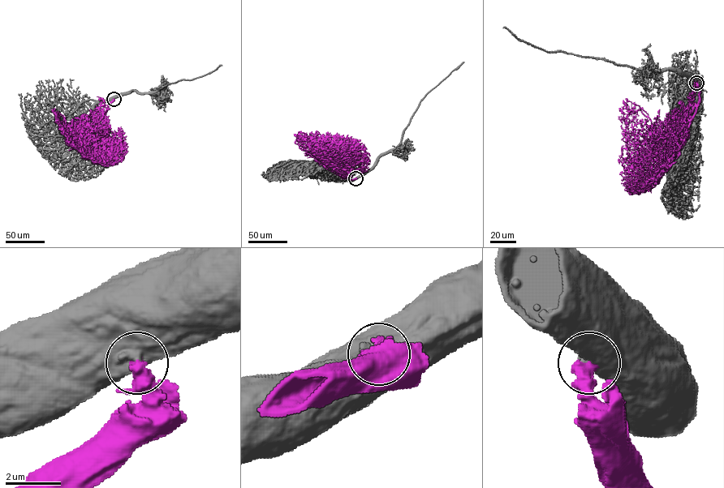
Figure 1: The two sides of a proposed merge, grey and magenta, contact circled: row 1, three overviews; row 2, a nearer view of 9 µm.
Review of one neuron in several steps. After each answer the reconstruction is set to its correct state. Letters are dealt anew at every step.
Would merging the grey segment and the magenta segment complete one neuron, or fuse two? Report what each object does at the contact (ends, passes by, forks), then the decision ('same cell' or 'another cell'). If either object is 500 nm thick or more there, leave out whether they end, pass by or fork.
another cell

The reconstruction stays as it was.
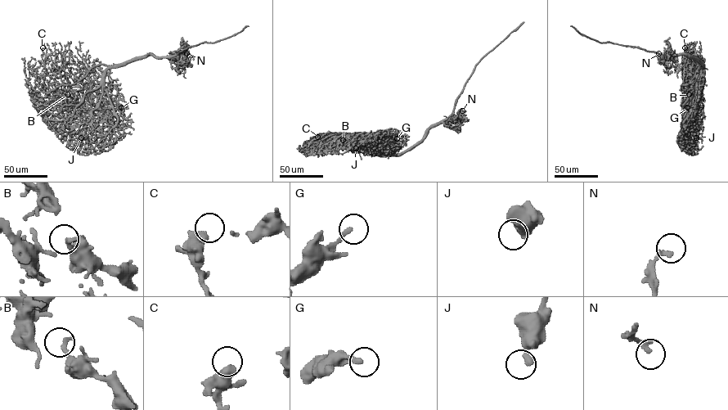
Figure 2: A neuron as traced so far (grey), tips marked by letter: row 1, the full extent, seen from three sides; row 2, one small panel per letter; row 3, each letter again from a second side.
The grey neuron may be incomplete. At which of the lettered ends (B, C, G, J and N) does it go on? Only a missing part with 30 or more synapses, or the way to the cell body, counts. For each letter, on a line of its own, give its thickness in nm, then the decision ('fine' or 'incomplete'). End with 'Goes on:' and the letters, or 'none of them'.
B: calibre 240 nm; fine
C: calibre 550 nm; incomplete
G: calibre 240 nm; fine
J: calibre 340 nm; fine
N: calibre 240 nm; fine
Goes on: C

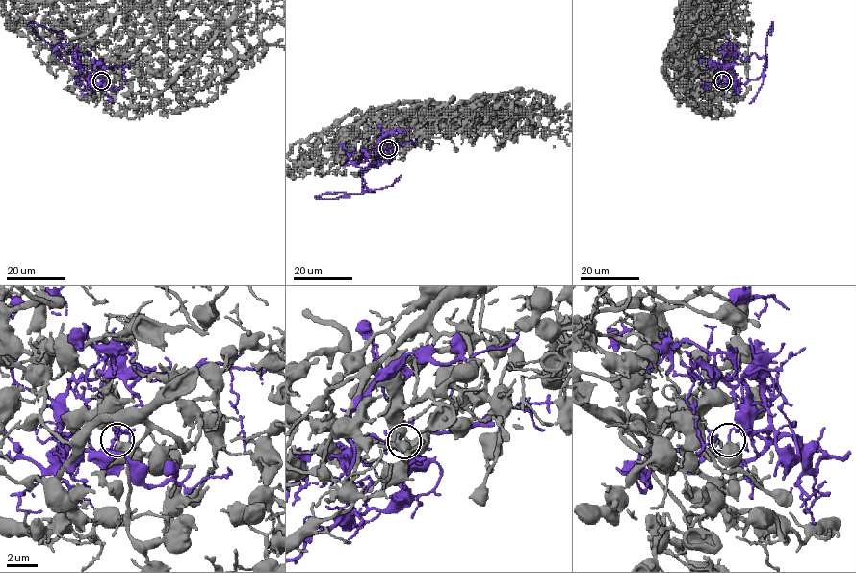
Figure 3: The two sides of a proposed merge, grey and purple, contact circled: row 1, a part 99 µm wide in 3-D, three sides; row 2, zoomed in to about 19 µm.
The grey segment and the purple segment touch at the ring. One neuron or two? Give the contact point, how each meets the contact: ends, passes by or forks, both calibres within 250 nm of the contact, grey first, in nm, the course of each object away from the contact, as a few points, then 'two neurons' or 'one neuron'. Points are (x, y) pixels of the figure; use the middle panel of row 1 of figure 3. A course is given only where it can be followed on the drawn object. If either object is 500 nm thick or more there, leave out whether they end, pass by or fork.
at (388, 148); 550 nm thick on the grey side, 110 nm on the other; purple runs (388, 148), (388, 158), (364, 171), (361, 183), (367, 190), (361, 193), (326, 192), (316, 198), (350, 197); two neurons

